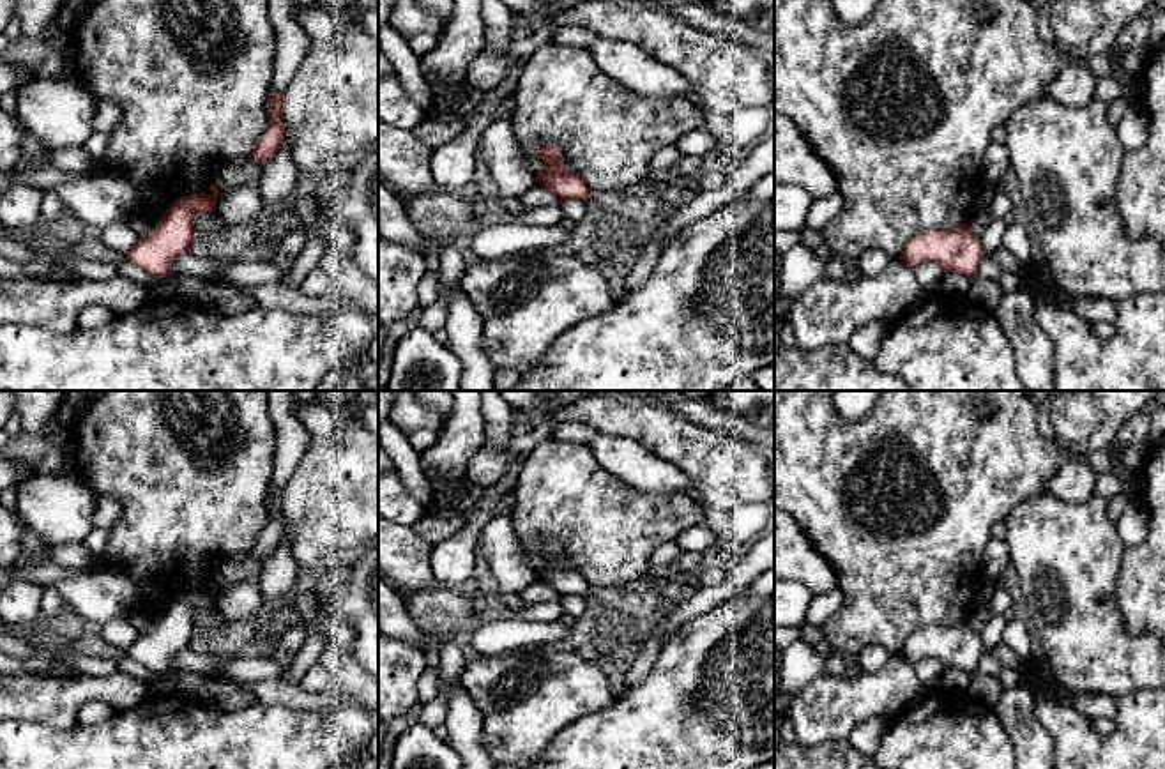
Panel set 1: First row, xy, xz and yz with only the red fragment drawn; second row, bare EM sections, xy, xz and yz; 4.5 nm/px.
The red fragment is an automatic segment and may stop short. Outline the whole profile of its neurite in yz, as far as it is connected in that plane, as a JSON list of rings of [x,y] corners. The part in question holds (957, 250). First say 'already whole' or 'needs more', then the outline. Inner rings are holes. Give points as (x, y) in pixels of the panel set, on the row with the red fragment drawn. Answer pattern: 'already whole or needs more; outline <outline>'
needs more; outline [[[969,225],[953,230],[925,230],[914,235],[900,256],[910,267],[923,262],[939,263],[944,272],[960,272],[971,278],[967,295],[995,313],[1001,301],[1001,292],[995,283],[978,276],[978,267],[983,260],[983,249],[978,237],[972,235]]]

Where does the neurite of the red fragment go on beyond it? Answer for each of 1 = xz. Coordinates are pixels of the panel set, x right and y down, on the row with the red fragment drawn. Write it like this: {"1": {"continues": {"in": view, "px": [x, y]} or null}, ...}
{"1": {"continues": null}}

